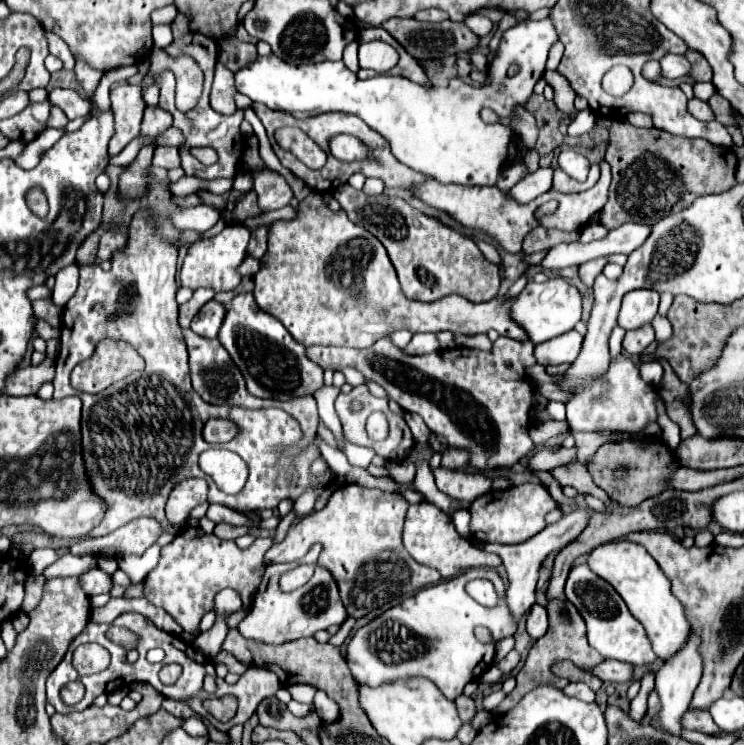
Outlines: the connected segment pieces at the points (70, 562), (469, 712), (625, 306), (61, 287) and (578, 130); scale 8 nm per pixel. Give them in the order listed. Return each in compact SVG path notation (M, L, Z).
M62 554L54 564L50 564L42 574L44 578L54 578L54 576L80 576L84 570L88 570L88 566L94 566L96 560L94 556L74 556L74 554Z
M460 694L456 700L454 700L456 708L458 708L458 716L462 718L462 722L470 722L476 714L476 708L474 708L474 700L470 696L464 696Z
M632 290L622 298L622 308L618 312L618 326L624 330L640 328L642 324L650 324L658 312L658 292L656 290Z
M72 264L64 270L60 270L60 274L56 274L56 286L54 286L54 302L58 308L62 308L76 292L78 288L78 266Z
M582 110L582 112L578 112L578 116L574 118L574 122L568 126L568 136L576 138L576 136L580 136L580 134L590 132L590 130L594 128L594 120L596 120L596 116L592 114L592 110Z

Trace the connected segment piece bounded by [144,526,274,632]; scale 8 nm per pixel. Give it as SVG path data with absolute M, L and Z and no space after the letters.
M184 526L176 538L162 548L158 566L148 572L144 580L144 598L164 608L182 630L196 632L202 616L212 610L214 596L228 586L240 592L244 608L250 606L264 574L264 554L272 544L272 538L256 538L250 548L240 550L232 540L220 540L198 526Z

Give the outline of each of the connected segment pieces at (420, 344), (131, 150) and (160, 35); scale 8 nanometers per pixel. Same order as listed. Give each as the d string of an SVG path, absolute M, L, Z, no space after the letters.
M414 334L412 342L404 348L408 354L430 354L440 350L436 334Z
M134 138L118 156L112 156L110 158L110 164L116 164L116 166L126 166L126 164L130 164L132 160L134 160L134 156L136 156L136 152L142 148L146 144L146 138Z
M158 24L154 26L154 46L156 48L166 48L168 42L172 42L172 24Z

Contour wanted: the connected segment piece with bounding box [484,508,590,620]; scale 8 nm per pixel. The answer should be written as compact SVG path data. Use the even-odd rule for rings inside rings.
M576 508L570 514L564 514L556 524L548 524L542 532L538 532L536 536L532 536L526 542L520 544L484 544L484 550L494 552L502 558L504 568L508 572L508 590L506 590L506 604L512 610L512 616L518 620L526 610L530 610L536 602L536 582L538 582L538 570L544 562L544 558L558 550L564 548L566 544L570 544L574 538L578 538L584 528L588 526L590 520L590 508Z

